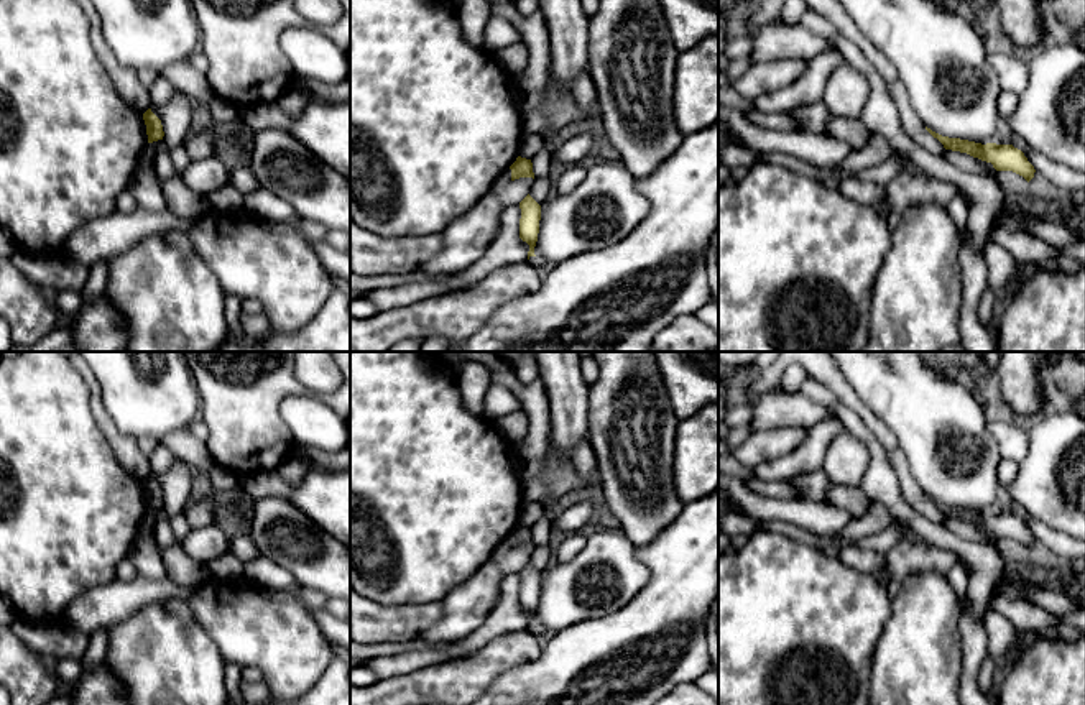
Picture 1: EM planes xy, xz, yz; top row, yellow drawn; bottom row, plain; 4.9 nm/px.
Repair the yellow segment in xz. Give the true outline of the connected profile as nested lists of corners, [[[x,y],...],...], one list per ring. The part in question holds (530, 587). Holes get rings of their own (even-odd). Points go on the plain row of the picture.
[[[528,562],[521,570],[519,606],[529,613],[528,628],[534,623],[539,601],[541,574]]]

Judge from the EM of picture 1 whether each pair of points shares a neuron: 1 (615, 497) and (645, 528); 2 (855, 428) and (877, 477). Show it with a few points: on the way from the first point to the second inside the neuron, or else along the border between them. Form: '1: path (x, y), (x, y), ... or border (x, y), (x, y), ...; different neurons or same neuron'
1: path (623, 505), (638, 520); same neuron
2: path (868, 439), (877, 449), (877, 464); same neuron

